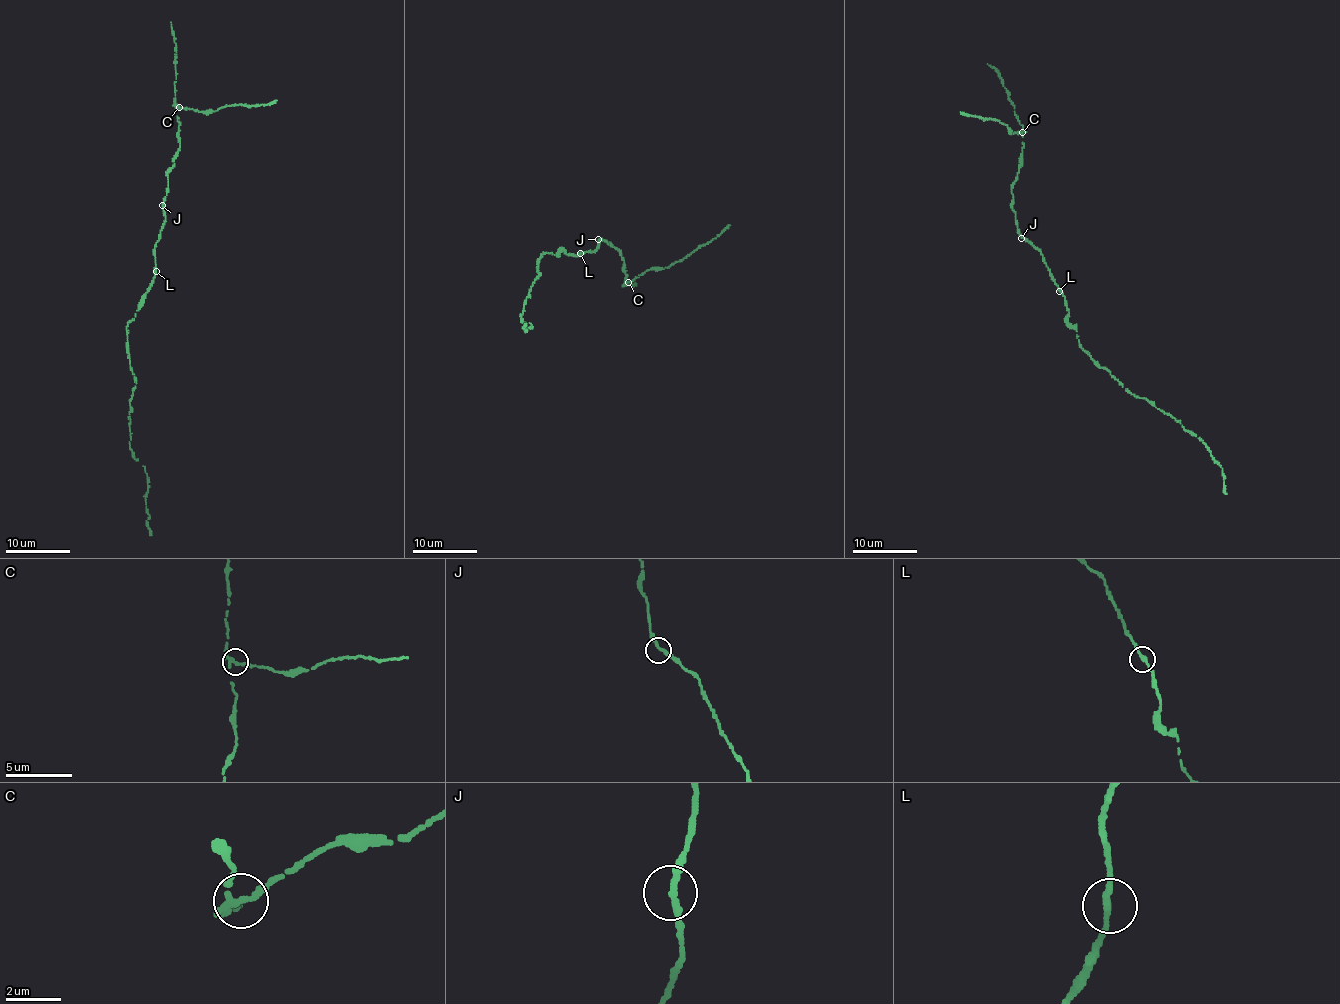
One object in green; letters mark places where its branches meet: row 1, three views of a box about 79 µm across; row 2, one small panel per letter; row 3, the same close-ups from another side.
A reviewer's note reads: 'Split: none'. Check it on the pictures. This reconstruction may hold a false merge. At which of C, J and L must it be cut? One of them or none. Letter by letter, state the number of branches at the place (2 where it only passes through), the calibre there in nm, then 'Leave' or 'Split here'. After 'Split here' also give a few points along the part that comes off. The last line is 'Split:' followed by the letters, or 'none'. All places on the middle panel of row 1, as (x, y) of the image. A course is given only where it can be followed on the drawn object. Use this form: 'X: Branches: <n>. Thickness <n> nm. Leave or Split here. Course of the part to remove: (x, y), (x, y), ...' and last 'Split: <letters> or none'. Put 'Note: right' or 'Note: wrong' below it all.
C: Branches: 2. Thickness 280 nm. Split here. Course of the part to remove: (628, 282), (649, 269), (664, 269), (686, 258), (730, 225)
J: Branches: 2. Thickness 280 nm. Leave
L: Branches: 2. Thickness 240 nm. Leave
Split: C
Note: wrong

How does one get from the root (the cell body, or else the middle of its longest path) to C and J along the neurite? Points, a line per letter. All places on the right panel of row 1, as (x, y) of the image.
C: (1061, 290), (1042, 255), (1021, 235), (1012, 209), (1011, 187), (1020, 164), (1022, 132)
J: (1061, 290), (1042, 255), (1021, 238)

